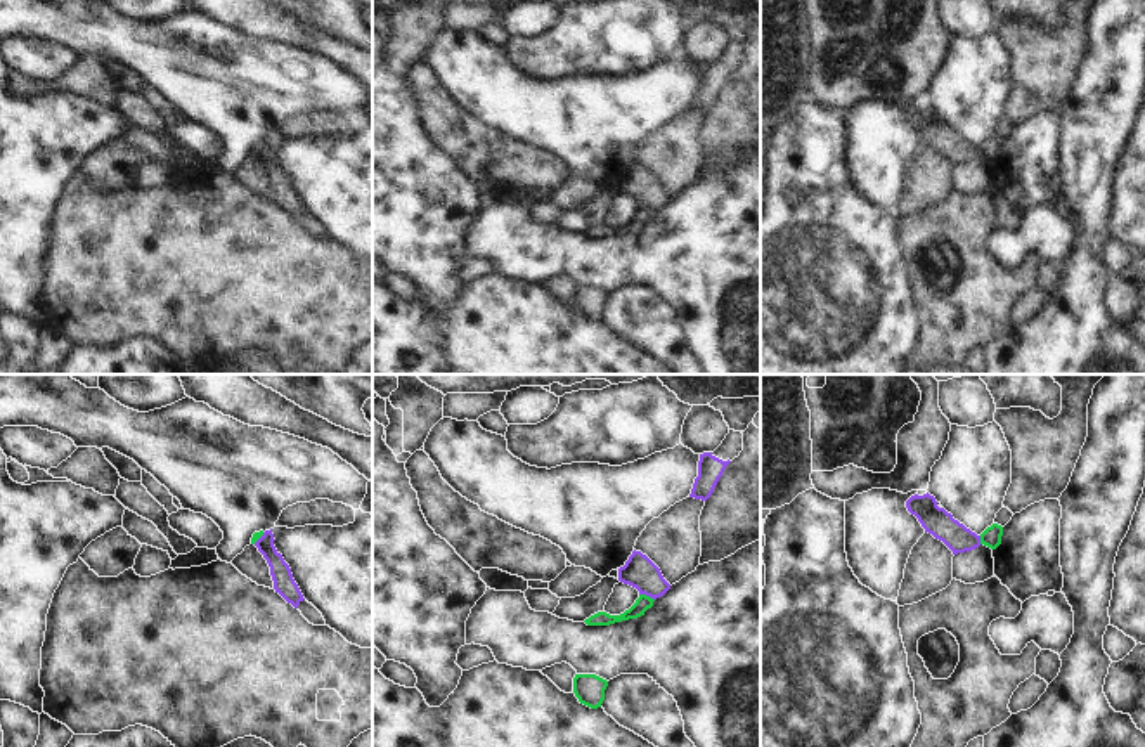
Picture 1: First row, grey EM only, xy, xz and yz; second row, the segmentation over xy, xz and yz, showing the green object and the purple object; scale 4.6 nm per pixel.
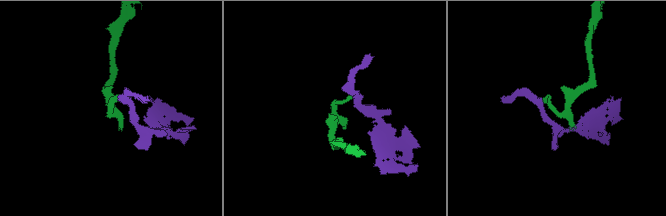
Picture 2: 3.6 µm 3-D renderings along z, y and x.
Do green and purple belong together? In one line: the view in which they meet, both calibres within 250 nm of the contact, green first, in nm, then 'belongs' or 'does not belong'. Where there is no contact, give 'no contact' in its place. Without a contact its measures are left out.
contact in xz; calibres 70 and 150 nm; does not belong

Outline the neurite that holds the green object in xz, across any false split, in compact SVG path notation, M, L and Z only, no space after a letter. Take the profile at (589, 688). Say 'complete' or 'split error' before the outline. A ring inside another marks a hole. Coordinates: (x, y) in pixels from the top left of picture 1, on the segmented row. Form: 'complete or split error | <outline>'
complete | M575 674L573 693L580 704L598 709L605 700L608 681L596 674Z

